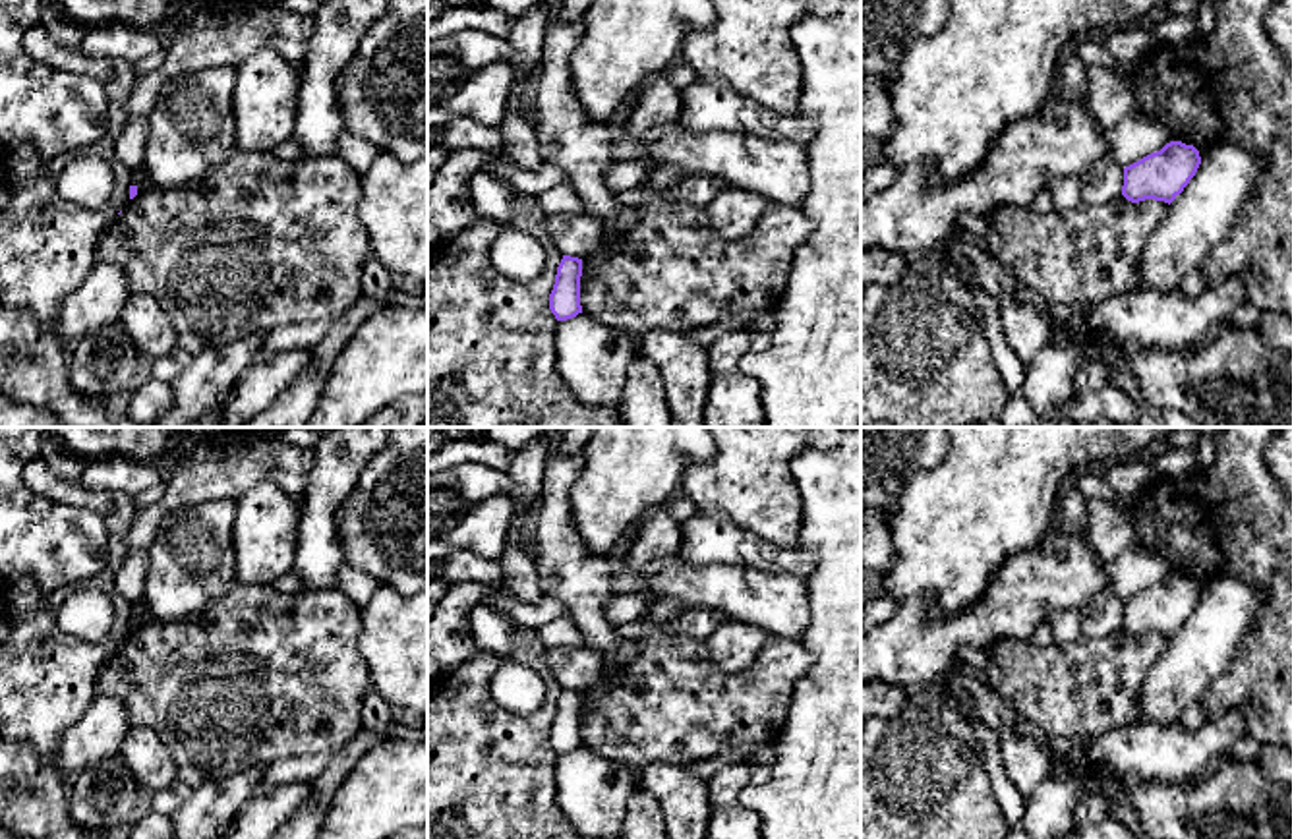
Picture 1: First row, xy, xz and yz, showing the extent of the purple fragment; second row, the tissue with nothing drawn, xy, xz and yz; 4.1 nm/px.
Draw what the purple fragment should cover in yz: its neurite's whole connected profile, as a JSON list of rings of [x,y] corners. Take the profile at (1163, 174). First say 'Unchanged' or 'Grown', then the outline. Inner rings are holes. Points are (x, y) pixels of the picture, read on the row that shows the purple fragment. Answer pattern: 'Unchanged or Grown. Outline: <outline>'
Unchanged. Outline: [[[1170,141],[1160,151],[1124,168],[1122,195],[1139,203],[1145,199],[1172,203],[1201,164],[1199,151],[1182,141]]]

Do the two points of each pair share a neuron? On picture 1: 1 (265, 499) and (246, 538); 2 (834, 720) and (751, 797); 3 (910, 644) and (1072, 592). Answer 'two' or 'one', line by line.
1: one
2: one
3: one

